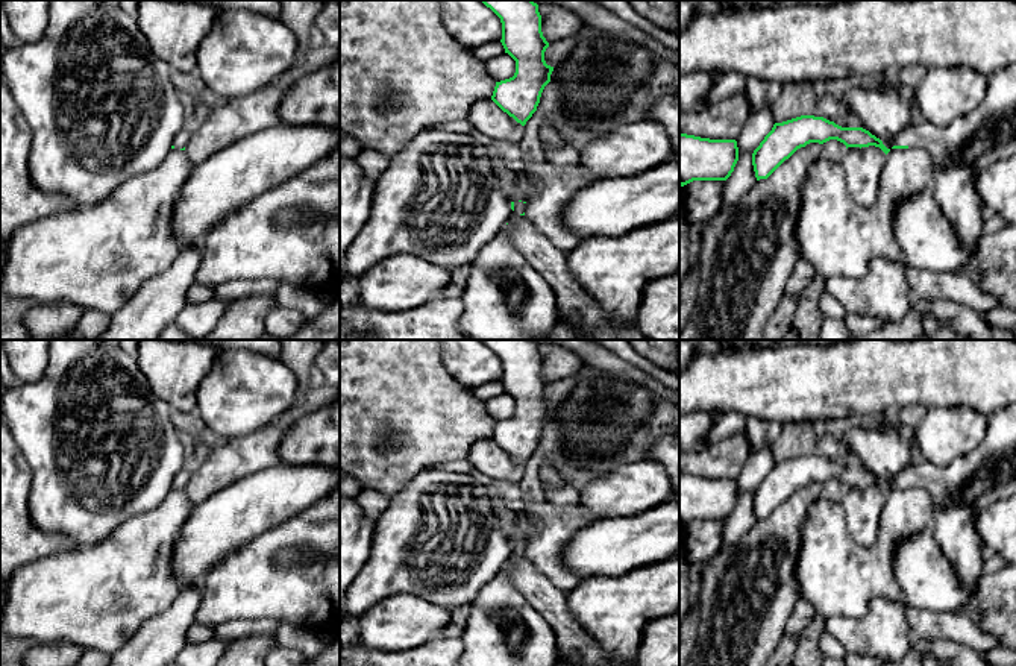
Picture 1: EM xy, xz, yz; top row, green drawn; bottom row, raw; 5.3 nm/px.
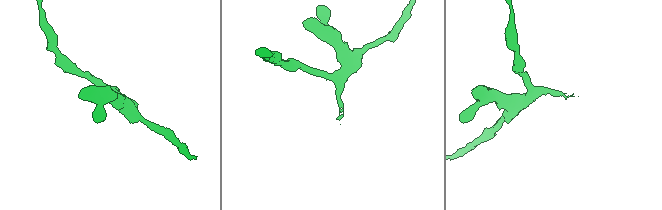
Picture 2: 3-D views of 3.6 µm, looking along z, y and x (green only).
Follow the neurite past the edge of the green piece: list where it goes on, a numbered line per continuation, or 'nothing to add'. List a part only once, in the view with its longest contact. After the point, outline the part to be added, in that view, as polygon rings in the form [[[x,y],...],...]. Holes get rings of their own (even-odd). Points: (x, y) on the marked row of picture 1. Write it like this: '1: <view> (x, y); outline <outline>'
1: yz (987, 134); outline [[[1016,62],[1007,68],[996,70],[987,77],[987,88],[983,102],[969,114],[954,120],[948,126],[931,124],[916,118],[910,127],[896,138],[883,144],[908,146],[925,149],[934,167],[934,200],[951,223],[960,243],[974,252],[984,232],[981,214],[983,202],[977,194],[977,177],[983,168],[993,162],[1016,156]]]

